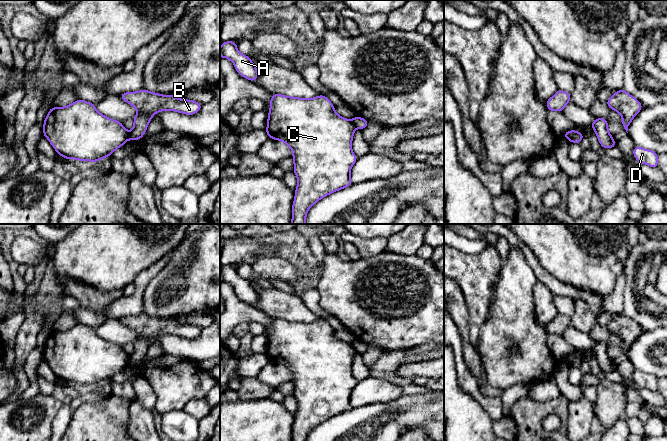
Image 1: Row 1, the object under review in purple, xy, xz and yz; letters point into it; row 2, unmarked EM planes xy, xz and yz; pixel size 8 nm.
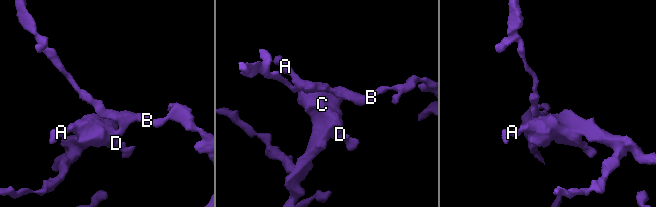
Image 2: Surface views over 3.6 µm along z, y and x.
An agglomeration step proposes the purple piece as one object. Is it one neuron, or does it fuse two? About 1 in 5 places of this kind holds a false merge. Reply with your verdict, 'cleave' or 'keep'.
cleave

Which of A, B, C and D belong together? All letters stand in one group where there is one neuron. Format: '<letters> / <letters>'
A C D / B

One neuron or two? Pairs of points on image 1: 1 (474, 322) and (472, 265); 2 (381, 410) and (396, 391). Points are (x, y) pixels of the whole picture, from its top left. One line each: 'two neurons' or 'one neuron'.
1: one neuron
2: two neurons

